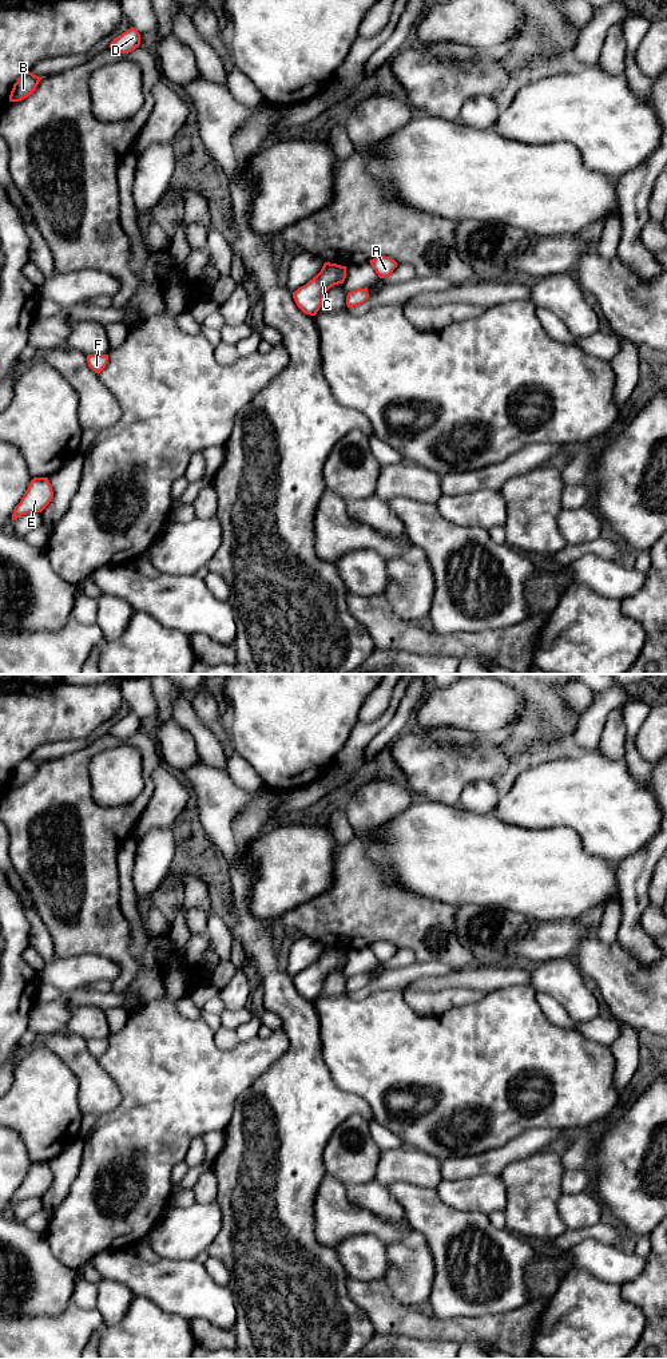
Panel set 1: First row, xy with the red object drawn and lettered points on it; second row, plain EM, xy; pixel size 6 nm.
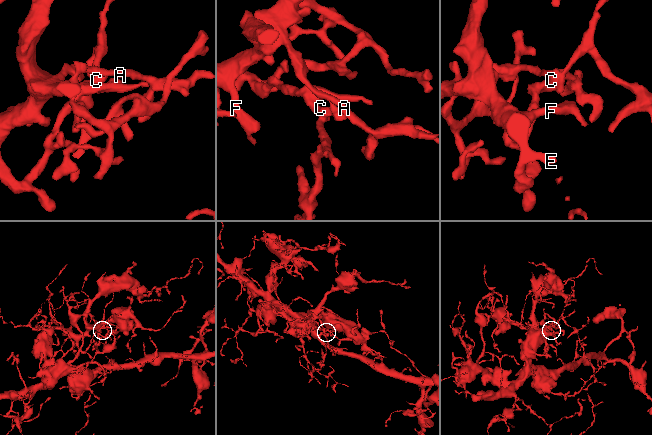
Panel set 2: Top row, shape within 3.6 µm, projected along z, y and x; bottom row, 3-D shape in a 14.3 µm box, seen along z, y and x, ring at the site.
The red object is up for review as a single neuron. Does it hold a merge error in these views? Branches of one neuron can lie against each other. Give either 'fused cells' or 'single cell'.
single cell

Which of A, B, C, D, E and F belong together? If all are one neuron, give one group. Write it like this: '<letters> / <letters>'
A B C D E F

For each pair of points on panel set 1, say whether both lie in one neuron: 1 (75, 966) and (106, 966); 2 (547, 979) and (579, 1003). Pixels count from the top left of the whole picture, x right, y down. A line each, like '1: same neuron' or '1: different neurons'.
1: same neuron
2: same neuron

